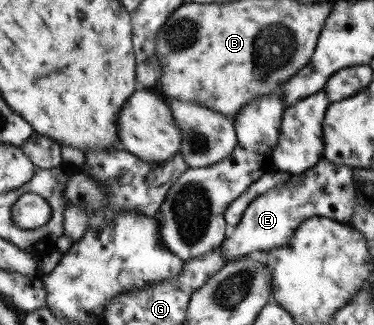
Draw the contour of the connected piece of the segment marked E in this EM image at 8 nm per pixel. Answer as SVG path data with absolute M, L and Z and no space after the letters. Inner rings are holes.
M323 157L300 174L294 174L291 182L272 187L257 196L243 212L241 221L236 225L233 235L226 237L221 245L224 257L230 262L253 252L263 252L286 245L297 227L313 216L334 219L348 223L357 206L355 193L355 170L351 166L335 164Z

